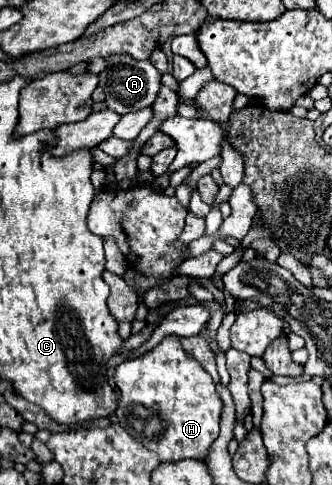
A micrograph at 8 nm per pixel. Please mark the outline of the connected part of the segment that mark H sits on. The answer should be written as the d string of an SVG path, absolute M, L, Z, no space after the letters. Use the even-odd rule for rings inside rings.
M168 334L154 350L146 352L140 358L118 364L114 380L116 388L120 390L120 404L116 408L116 416L120 424L128 428L128 434L132 434L134 440L156 452L162 462L180 462L184 458L206 460L210 446L218 438L222 400L216 394L210 374L194 358L188 358L188 354L184 354L178 336Z

